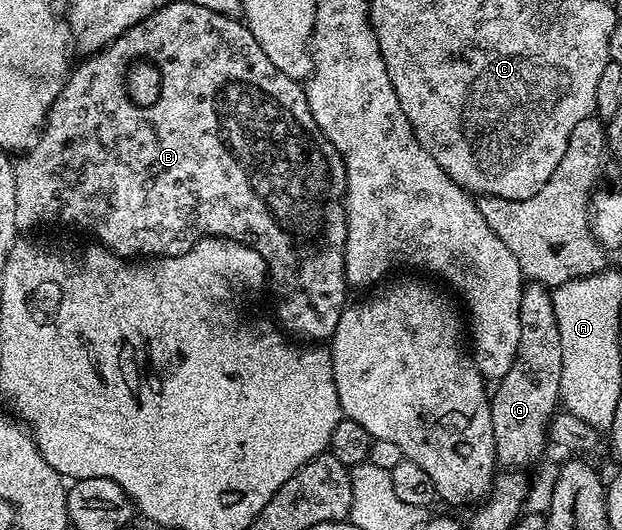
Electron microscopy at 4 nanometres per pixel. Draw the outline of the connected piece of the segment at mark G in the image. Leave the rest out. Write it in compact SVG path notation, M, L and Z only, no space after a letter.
M529 283L522 288L519 303L519 351L511 371L496 382L489 398L491 431L495 439L497 465L509 471L525 471L545 453L549 425L558 412L562 348L556 323L552 292L546 286Z

